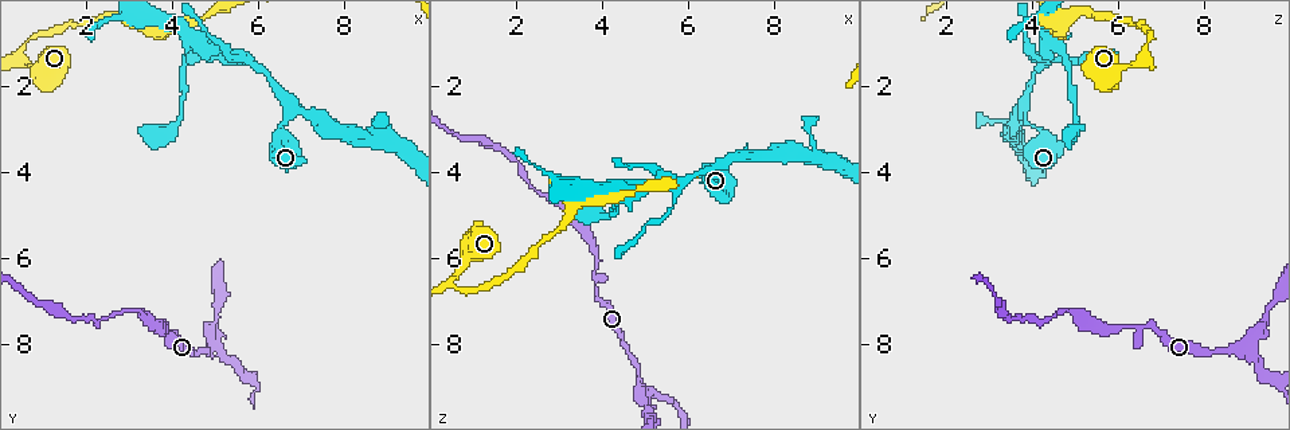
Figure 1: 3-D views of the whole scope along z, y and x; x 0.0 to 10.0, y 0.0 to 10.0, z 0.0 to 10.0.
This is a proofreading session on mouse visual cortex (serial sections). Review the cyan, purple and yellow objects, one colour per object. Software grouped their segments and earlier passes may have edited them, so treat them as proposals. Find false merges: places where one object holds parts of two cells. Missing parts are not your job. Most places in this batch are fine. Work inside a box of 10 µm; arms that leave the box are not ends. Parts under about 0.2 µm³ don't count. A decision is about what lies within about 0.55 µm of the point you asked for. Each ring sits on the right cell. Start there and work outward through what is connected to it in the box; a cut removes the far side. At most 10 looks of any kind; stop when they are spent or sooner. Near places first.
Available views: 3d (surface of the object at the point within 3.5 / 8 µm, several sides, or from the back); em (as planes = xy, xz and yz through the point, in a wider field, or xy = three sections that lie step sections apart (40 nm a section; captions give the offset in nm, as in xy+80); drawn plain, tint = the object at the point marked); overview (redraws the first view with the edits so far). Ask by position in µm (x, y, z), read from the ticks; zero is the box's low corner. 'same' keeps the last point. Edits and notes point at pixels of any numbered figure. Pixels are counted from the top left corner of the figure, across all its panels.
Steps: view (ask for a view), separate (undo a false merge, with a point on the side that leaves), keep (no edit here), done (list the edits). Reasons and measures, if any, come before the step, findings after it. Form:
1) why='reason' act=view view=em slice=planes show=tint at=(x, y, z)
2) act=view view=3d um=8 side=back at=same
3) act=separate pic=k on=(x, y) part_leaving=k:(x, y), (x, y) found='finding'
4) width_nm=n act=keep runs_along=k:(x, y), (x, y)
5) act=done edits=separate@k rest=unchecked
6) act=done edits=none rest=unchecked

why='side arm on a straight run' act=view view=3d um=3.5 at=(0.70, 0.95, 6.75)

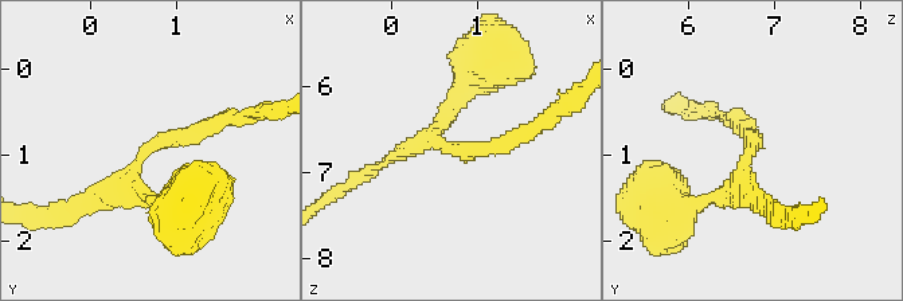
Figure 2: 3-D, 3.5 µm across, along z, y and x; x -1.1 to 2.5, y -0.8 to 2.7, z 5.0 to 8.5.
why='need the tissue' act=view view=em slice=xy step=1 show=plain at=(0.65, 1.00, 6.65)

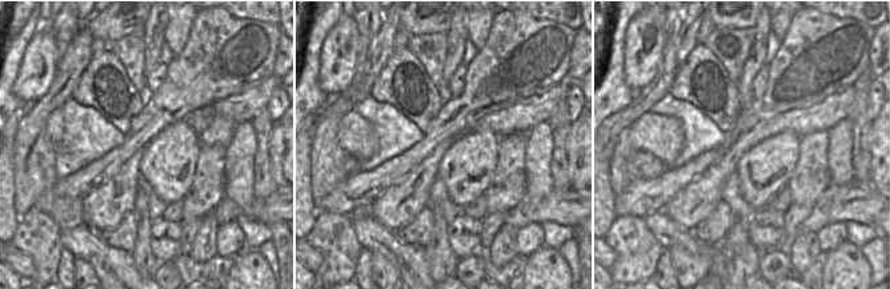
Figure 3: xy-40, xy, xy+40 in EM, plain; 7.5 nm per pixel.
act=view view=em slice=xy step=1 show=tint at=same

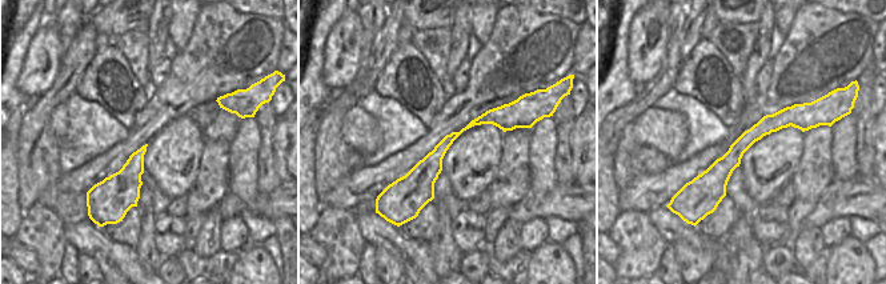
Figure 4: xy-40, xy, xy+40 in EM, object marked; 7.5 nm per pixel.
arm_widths_nm=150,200,250 act=keep runs_along=4:(513, 120), (472, 123), (393, 187) found='all the same cell'

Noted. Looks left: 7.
why='abrupt turn' act=view view=3d um=3.5 at=(3.55, 0.65, 4.65)

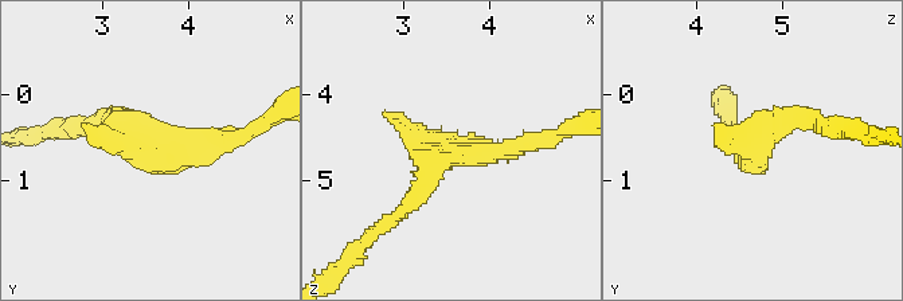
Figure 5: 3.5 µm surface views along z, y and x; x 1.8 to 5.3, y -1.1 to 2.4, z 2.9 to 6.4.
act=keep runs_along=5:(403, 210), (449, 151), (536, 144) found='all the same cell'

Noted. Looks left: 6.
act=view view=3d um=3.5 at=(4.90, 8.10, 8.80)

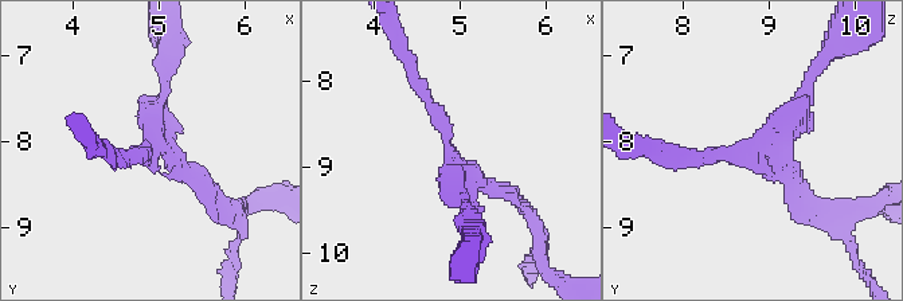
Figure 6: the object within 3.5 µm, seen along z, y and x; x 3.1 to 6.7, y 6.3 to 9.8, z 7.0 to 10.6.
arms=3 arm_widths_nm=150,150,250 act=view view=em slice=xy step=1 show=tint at=(4.90, 8.10, 8.90)

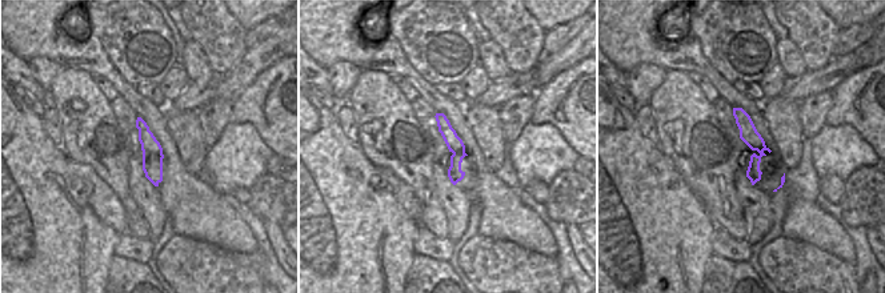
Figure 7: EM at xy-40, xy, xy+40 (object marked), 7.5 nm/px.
width_nm=130 act=keep runs_along=6:(681, 153), (757, 153), (805, 83) found='all the same cell'

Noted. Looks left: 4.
why='arms part here' act=view view=3d um=3.5 at=(6.75, 2.60, 3.75)

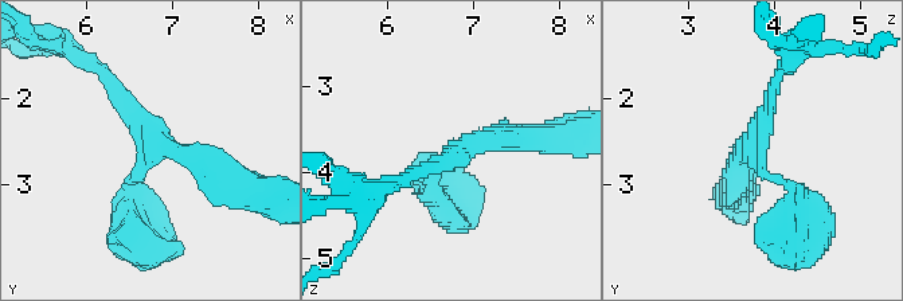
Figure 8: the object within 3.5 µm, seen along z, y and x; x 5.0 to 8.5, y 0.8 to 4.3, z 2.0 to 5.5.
why='now the EM' act=view view=em slice=xy step=5 show=tint at=(6.75, 2.65, 3.85)

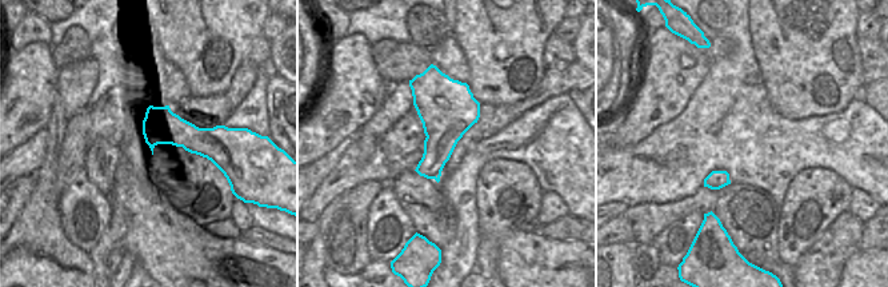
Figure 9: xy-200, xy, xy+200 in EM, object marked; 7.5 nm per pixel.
arms=3 act=keep runs_along=8:(133, 218), (149, 126), (112, 81) found='one cell here'

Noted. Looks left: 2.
act=done edits=none rest=unchecked

